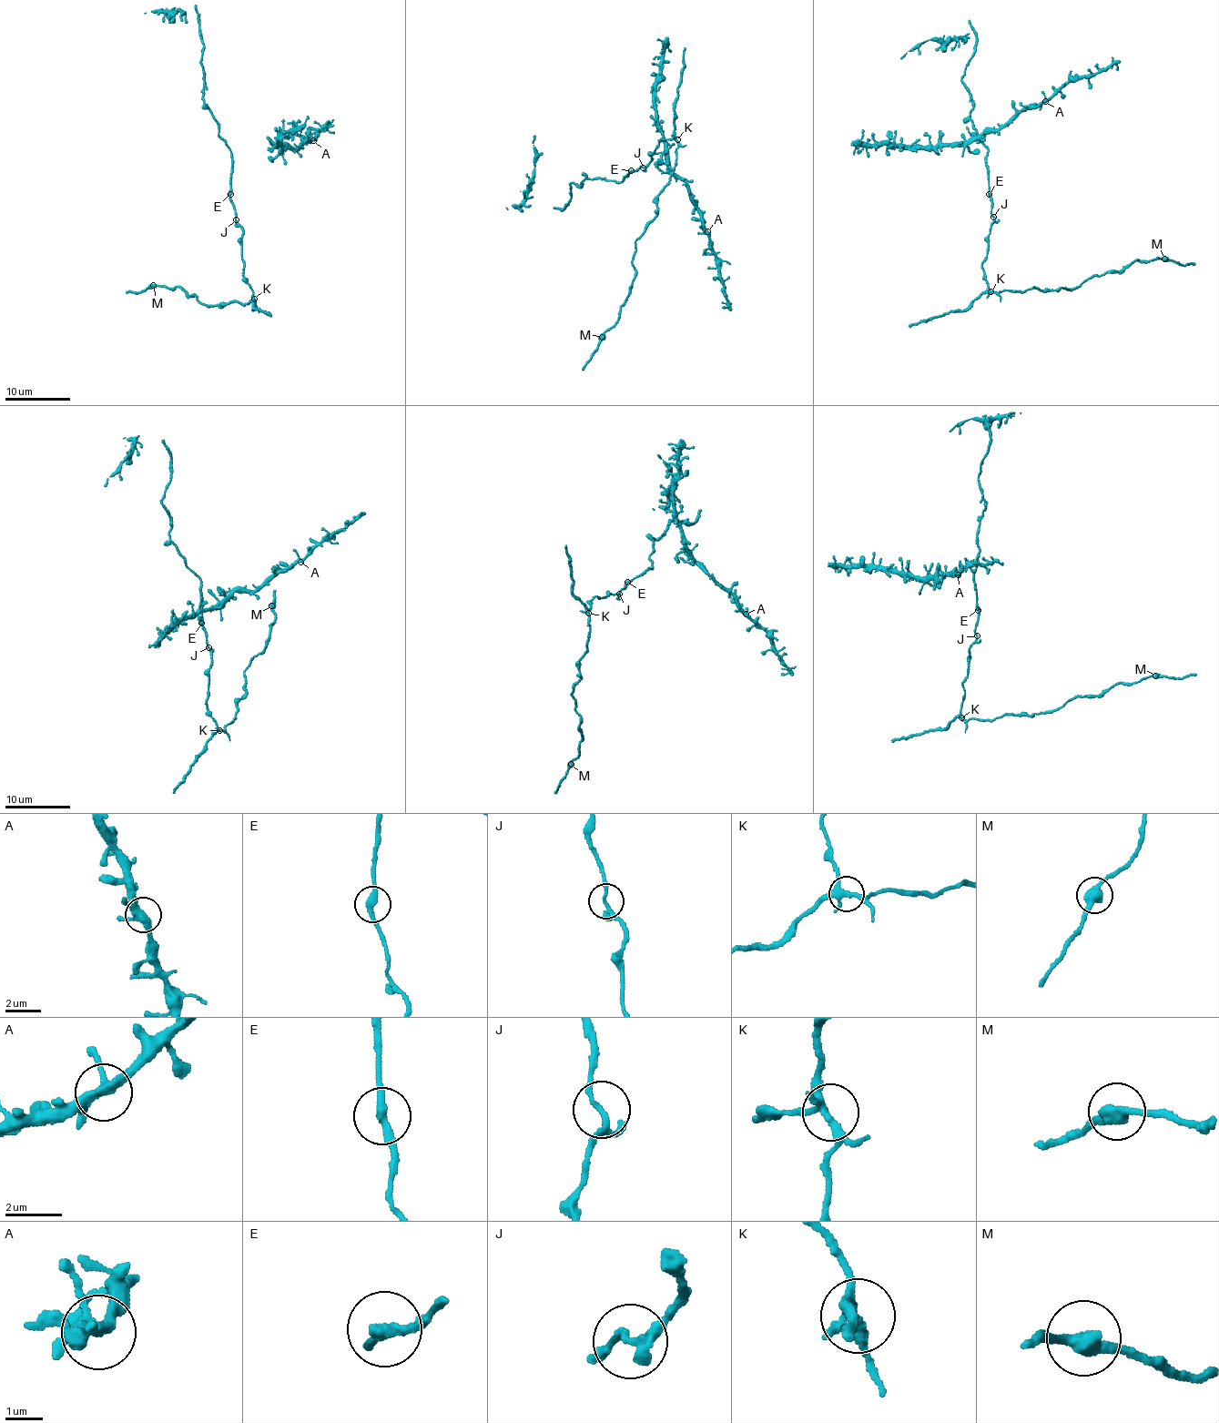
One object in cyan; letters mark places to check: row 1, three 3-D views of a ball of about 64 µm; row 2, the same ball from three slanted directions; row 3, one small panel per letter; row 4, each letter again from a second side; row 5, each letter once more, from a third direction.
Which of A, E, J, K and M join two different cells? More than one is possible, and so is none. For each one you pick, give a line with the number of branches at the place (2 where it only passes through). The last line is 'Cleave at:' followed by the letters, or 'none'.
Cleave at: none

